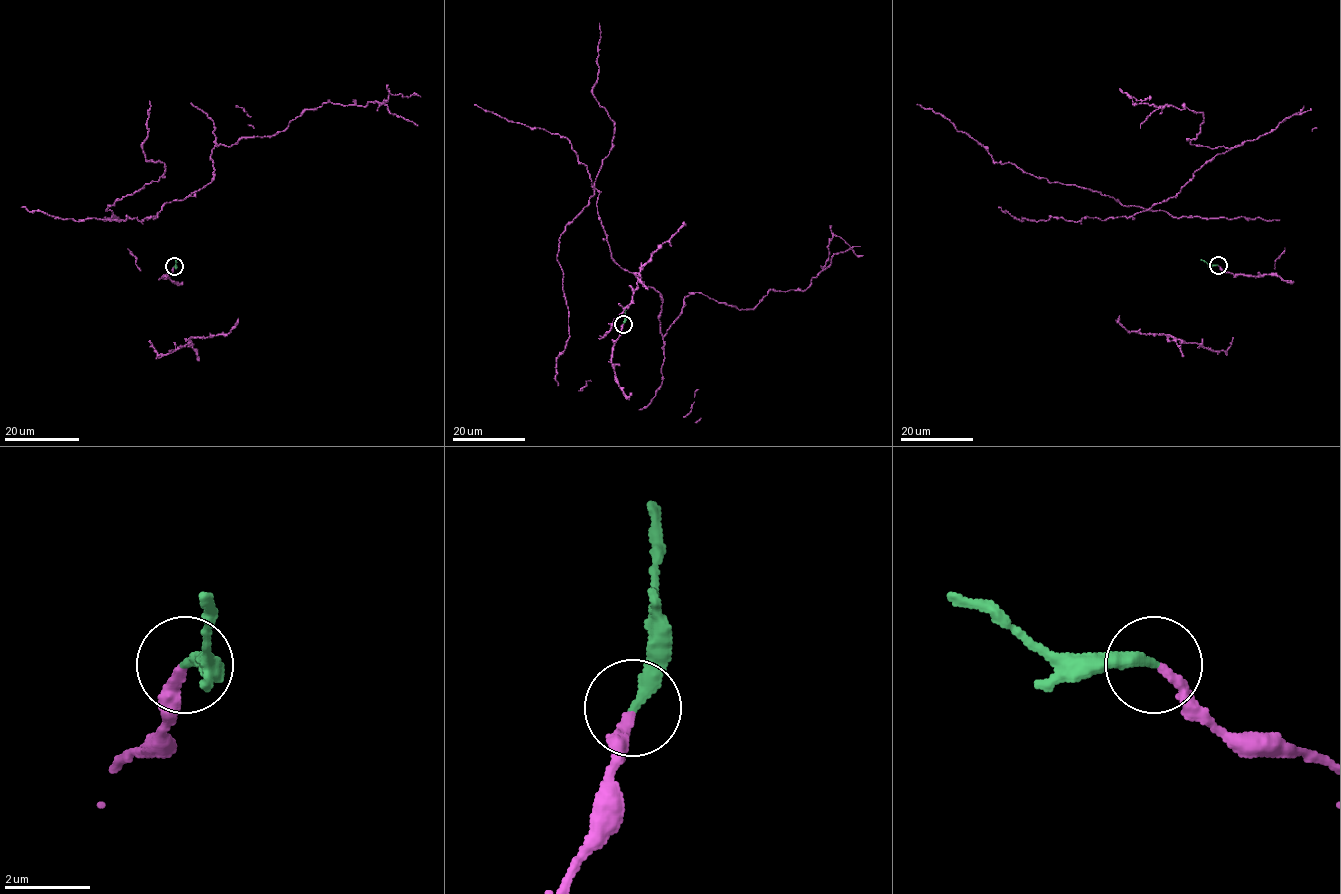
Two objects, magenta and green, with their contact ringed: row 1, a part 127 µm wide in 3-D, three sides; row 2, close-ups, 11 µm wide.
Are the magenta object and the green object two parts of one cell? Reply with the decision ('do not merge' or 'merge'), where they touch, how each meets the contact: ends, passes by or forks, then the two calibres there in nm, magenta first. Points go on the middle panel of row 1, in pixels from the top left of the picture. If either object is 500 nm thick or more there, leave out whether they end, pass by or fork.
merge; at (623, 324); magenta ends there; green ends there; 240 nm thick on the magenta side, 320 nm on the other

